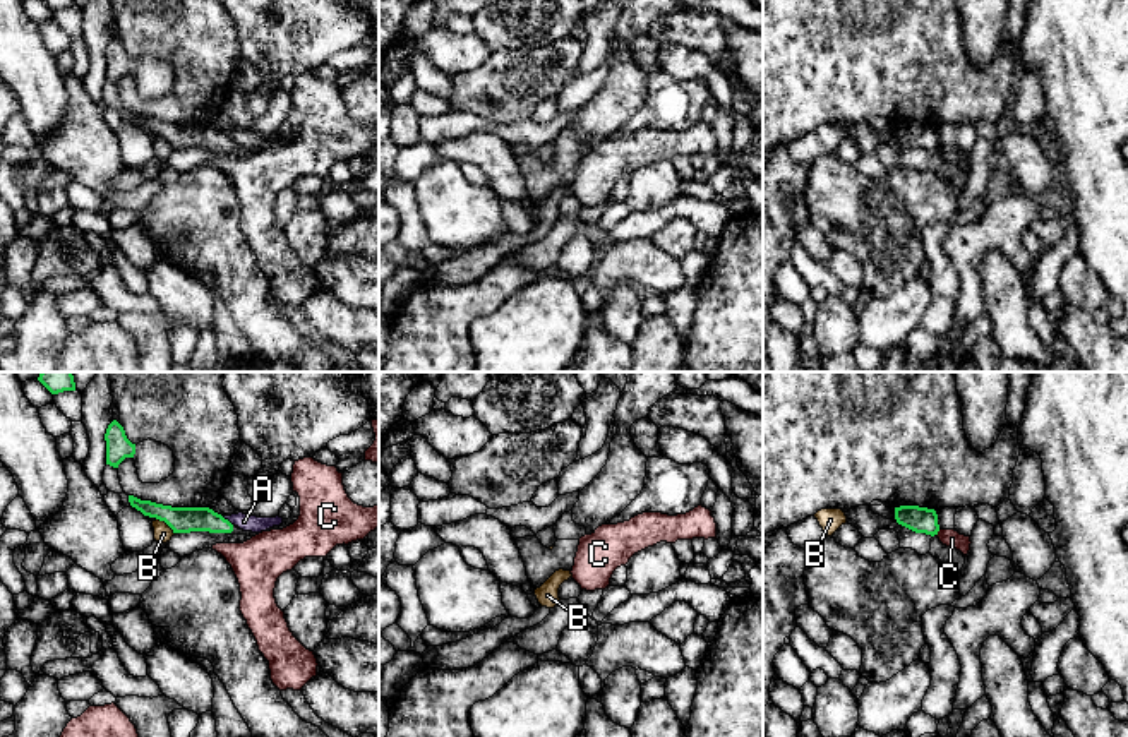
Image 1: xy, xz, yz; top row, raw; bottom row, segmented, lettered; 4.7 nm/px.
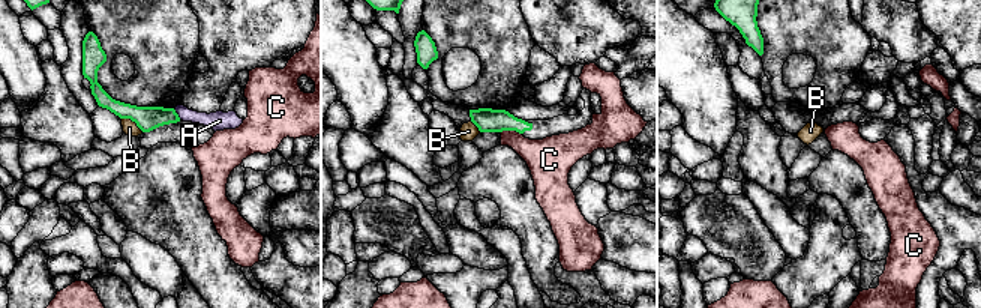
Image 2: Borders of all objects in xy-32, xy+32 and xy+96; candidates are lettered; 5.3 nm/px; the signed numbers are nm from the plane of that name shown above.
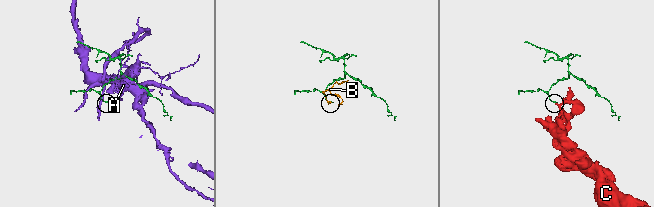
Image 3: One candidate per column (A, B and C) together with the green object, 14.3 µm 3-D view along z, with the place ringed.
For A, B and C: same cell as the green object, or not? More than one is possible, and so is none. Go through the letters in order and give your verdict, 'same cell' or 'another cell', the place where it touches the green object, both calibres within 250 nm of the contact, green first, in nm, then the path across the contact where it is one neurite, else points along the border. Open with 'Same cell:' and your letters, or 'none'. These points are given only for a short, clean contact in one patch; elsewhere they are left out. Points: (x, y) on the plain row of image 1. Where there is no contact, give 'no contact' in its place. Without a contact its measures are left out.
Same cell: none
A: another cell | xy (227, 136) | 130/80 nm
B: another cell | xy (167, 139) | 130/90 nm
C: another cell | yz (936, 149) | 130/80 nm | along yz (940, 146), (936, 151)

